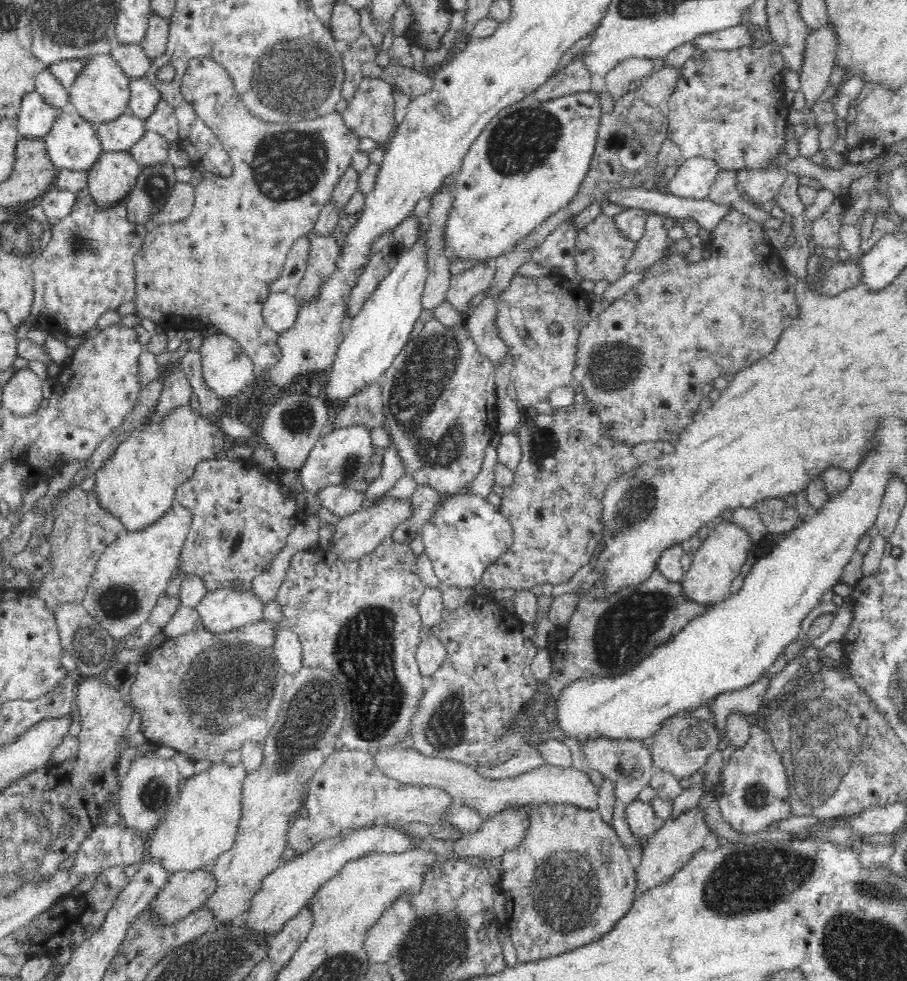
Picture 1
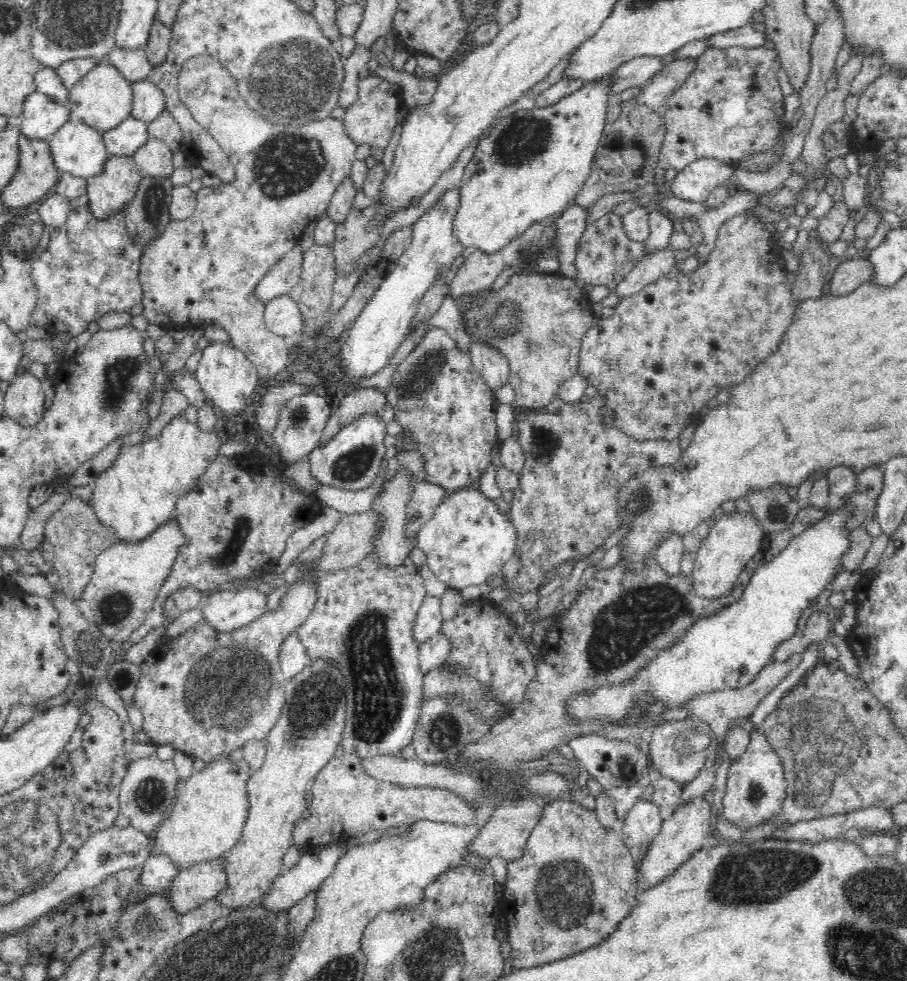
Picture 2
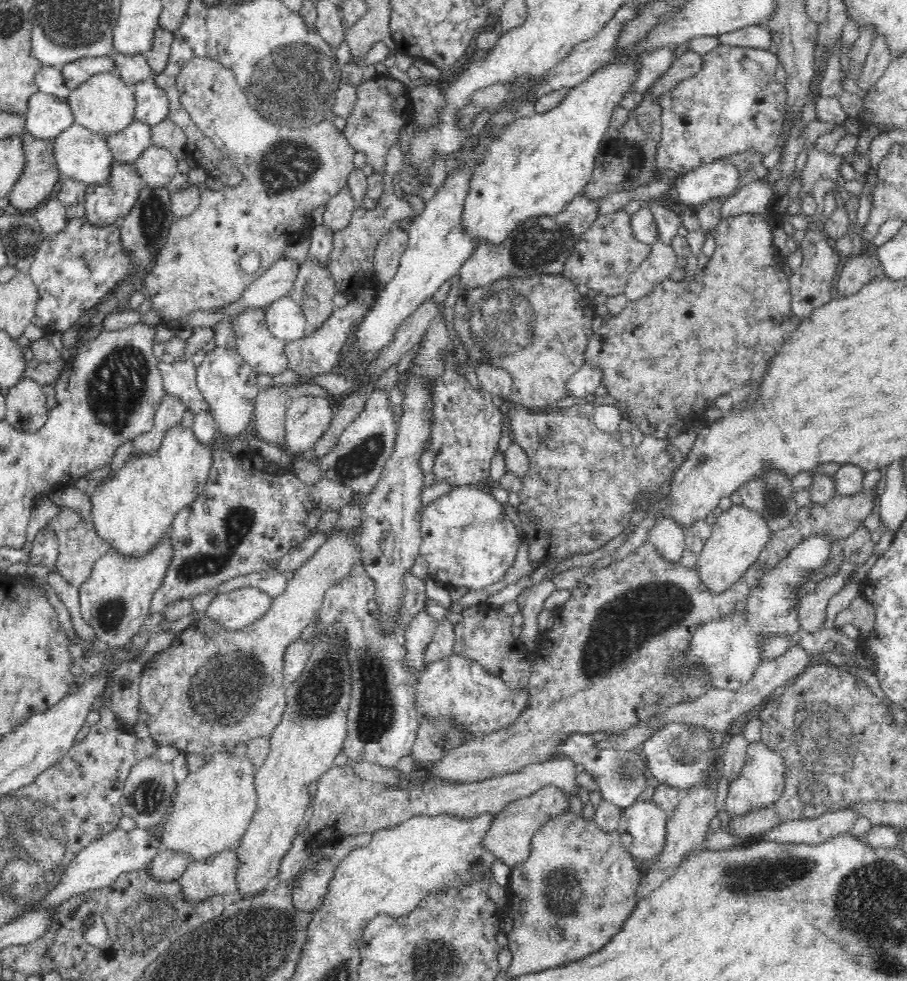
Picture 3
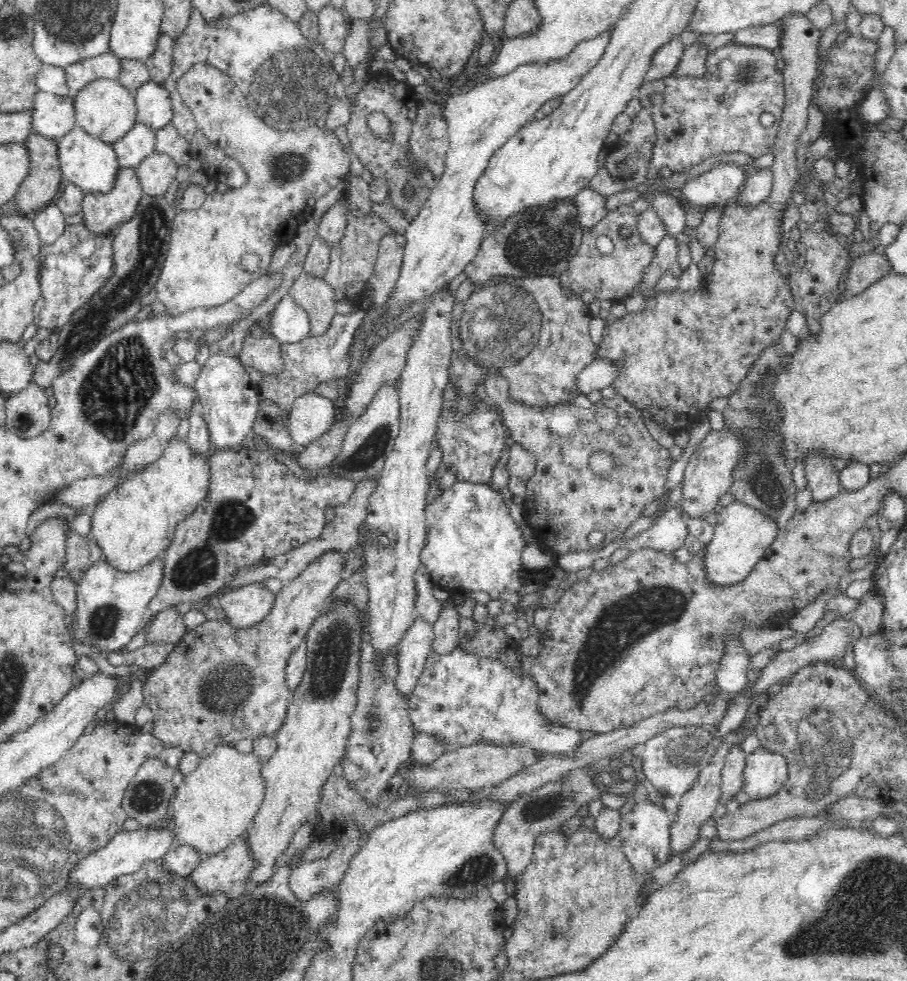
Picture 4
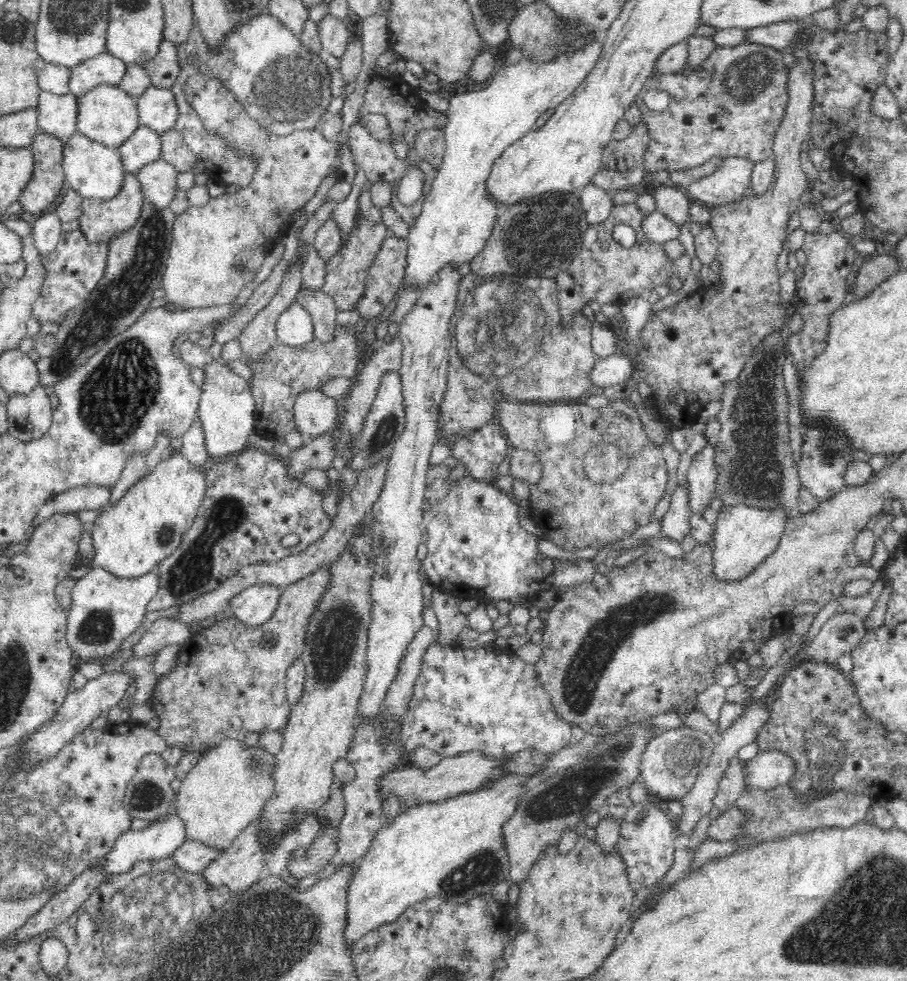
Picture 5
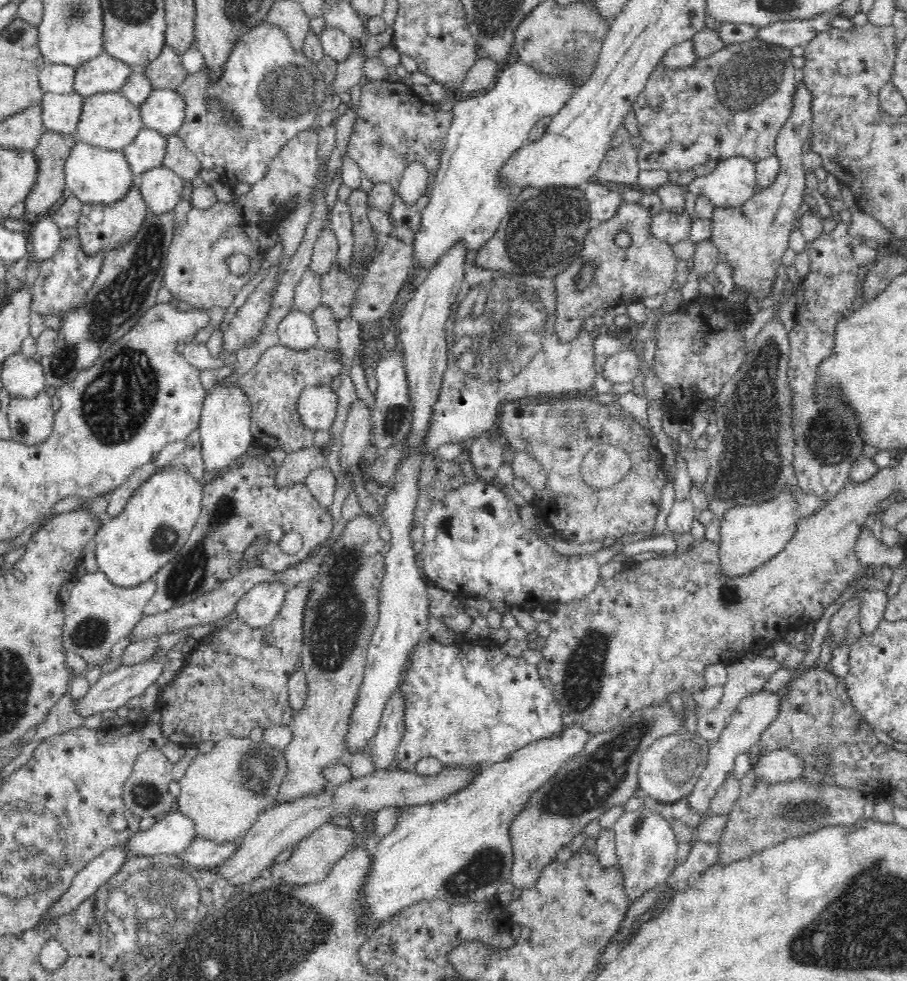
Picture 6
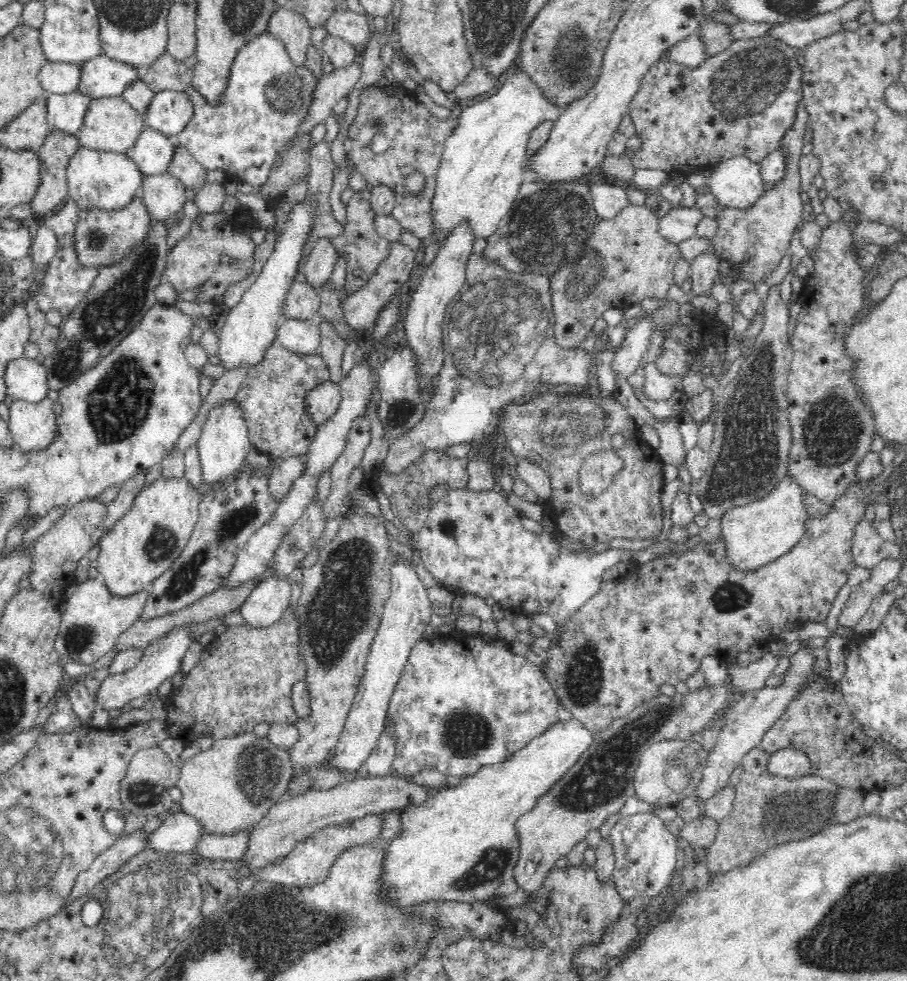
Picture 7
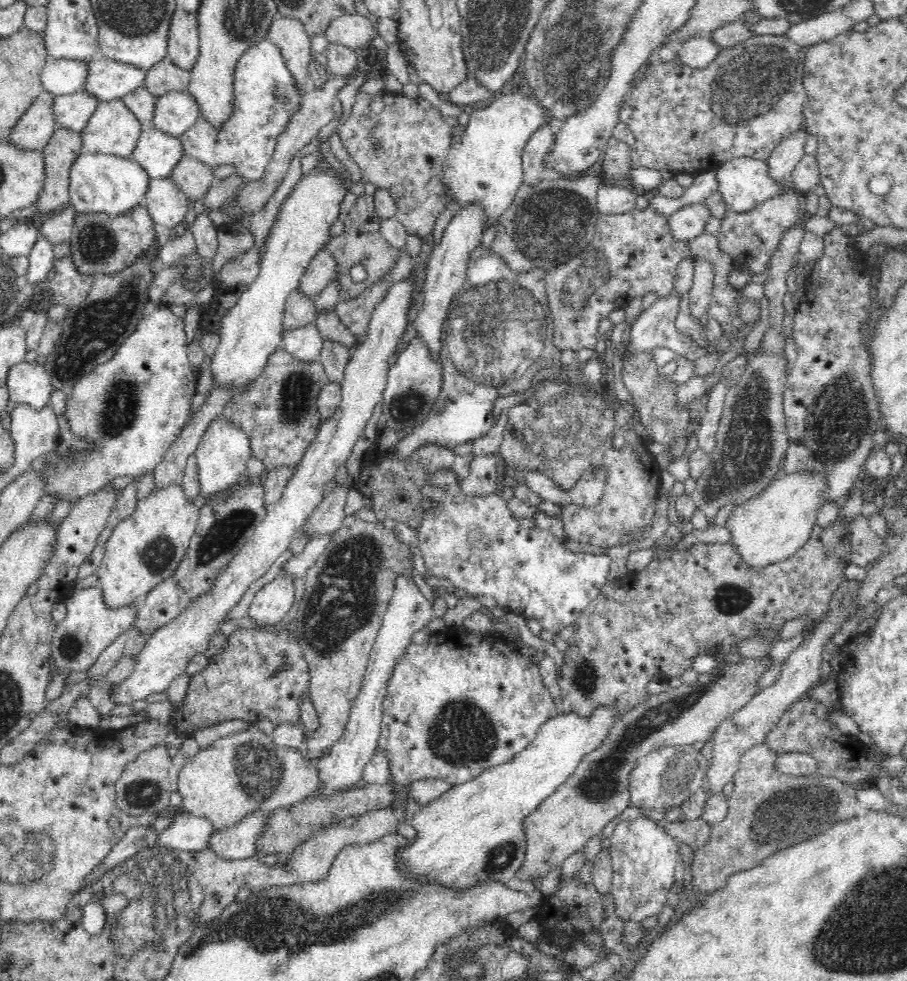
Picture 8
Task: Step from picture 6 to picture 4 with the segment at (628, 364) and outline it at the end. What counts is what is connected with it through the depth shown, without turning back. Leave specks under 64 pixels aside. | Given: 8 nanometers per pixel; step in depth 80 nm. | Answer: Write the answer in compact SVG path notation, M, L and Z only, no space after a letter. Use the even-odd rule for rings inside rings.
M594 360L575 376L575 387L579 394L596 397L602 388L611 384L616 373L615 364Z

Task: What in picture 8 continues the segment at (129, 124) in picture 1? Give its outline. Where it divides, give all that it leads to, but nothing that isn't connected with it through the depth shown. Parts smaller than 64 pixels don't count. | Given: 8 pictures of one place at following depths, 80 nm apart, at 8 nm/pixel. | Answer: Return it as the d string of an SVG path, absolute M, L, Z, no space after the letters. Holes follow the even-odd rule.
M146 127L130 158L134 159L150 179L170 177L175 162L184 154L179 138Z

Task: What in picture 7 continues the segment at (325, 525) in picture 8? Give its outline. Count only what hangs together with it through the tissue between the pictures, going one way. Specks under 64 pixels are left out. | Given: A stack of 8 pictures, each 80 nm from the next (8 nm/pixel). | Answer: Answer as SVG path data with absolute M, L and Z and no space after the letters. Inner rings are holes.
M365 413L356 415L346 431L342 452L331 466L332 488L328 500L322 502L328 519L341 516L347 482L353 468L360 464L364 450L370 444L370 422Z

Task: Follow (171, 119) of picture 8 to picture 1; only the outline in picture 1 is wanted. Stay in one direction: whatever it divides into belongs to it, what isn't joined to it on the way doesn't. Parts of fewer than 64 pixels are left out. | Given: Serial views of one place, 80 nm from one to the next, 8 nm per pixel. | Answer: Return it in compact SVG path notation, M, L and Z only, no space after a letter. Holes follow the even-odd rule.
M146 77L132 79L129 85L130 98L128 98L128 112L131 115L146 120L154 108L161 95Z

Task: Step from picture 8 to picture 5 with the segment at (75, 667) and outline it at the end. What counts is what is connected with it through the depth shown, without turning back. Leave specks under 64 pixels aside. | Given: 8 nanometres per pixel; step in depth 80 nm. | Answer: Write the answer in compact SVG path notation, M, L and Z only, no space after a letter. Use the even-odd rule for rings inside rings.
M95 565L76 580L72 605L67 610L66 637L81 660L105 661L118 652L120 644L145 621L147 608L159 590L158 568L136 578L121 578Z

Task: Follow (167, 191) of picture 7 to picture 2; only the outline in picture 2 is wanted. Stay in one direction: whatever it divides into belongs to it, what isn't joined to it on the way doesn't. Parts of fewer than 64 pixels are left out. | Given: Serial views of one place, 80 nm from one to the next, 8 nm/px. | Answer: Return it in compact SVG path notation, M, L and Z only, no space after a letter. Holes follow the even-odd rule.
M149 137L132 156L138 165L142 176L146 175L172 175L173 152L158 138Z

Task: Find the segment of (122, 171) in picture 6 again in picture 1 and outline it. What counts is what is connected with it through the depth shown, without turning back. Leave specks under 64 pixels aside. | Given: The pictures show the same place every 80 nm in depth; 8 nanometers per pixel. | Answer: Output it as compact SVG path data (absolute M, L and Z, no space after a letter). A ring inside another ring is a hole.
M61 112L54 120L50 132L42 140L46 145L46 153L56 170L70 168L87 172L103 151L95 124L72 112Z

